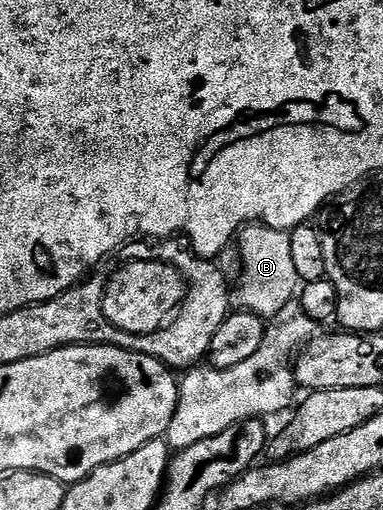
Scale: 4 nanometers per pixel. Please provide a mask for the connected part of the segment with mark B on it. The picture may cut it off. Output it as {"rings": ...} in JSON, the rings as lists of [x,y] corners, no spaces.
{"rings":[[[247,224],[237,235],[236,246],[242,259],[242,272],[232,290],[233,305],[237,309],[252,312],[263,320],[274,318],[276,312],[284,308],[284,304],[295,301],[300,290],[292,261],[292,240],[289,233],[271,226]]]}

